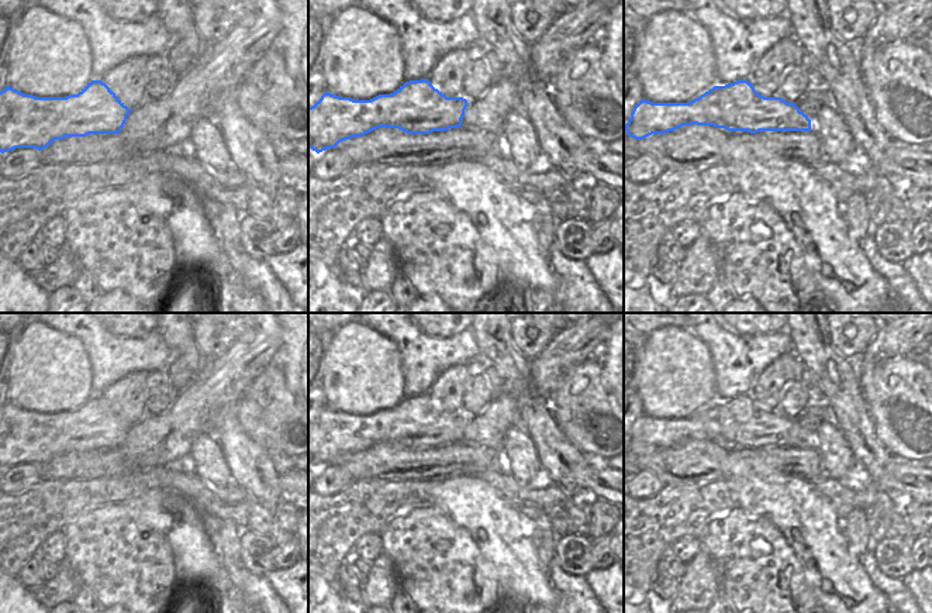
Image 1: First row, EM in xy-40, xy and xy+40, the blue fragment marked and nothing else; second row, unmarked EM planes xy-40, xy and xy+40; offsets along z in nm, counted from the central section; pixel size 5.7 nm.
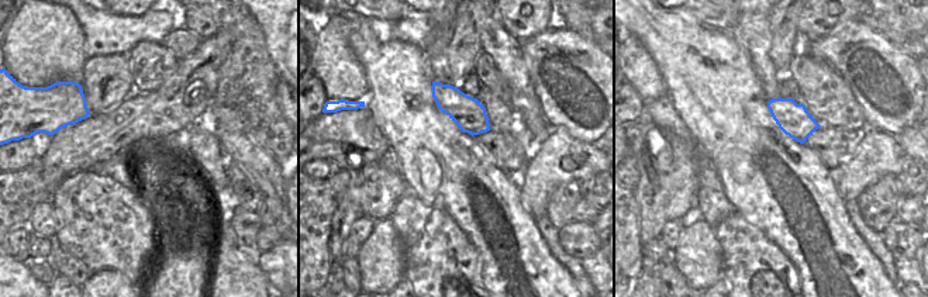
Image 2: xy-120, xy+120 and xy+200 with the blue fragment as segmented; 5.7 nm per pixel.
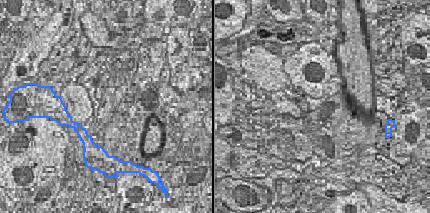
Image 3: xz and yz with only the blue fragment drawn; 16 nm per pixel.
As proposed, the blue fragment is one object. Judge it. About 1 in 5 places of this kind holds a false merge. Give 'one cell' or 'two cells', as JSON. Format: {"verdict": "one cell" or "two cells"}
{"verdict": "one cell"}

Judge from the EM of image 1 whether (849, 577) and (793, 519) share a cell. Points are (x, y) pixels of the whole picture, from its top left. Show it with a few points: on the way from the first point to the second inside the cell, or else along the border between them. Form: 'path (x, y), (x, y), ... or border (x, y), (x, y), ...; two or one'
path (832, 560), (821, 548), (810, 524); one

